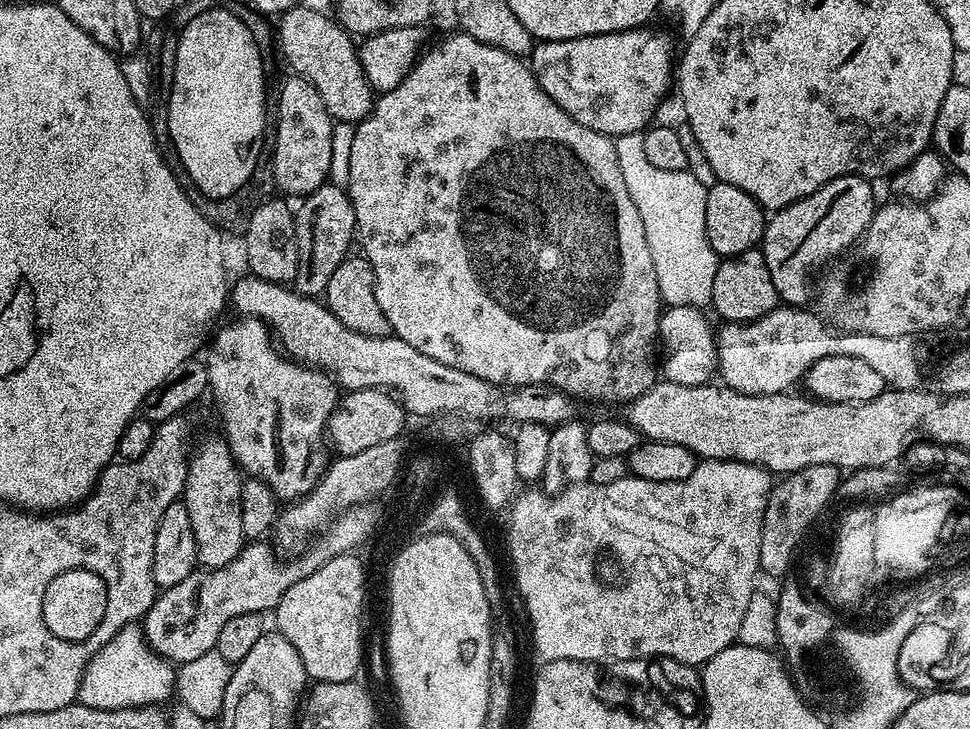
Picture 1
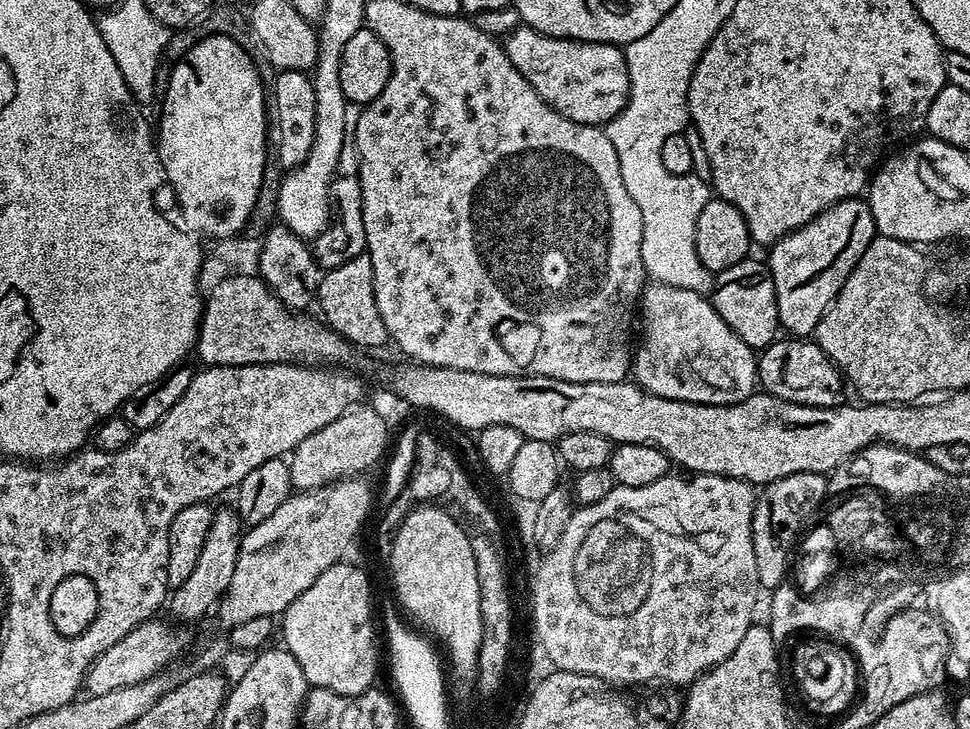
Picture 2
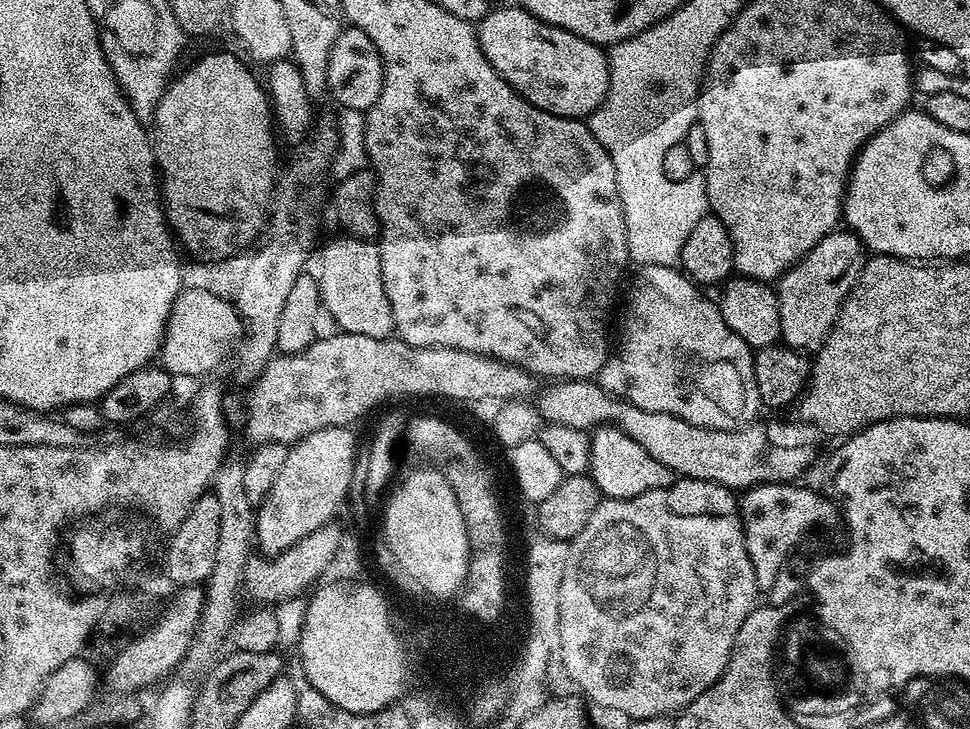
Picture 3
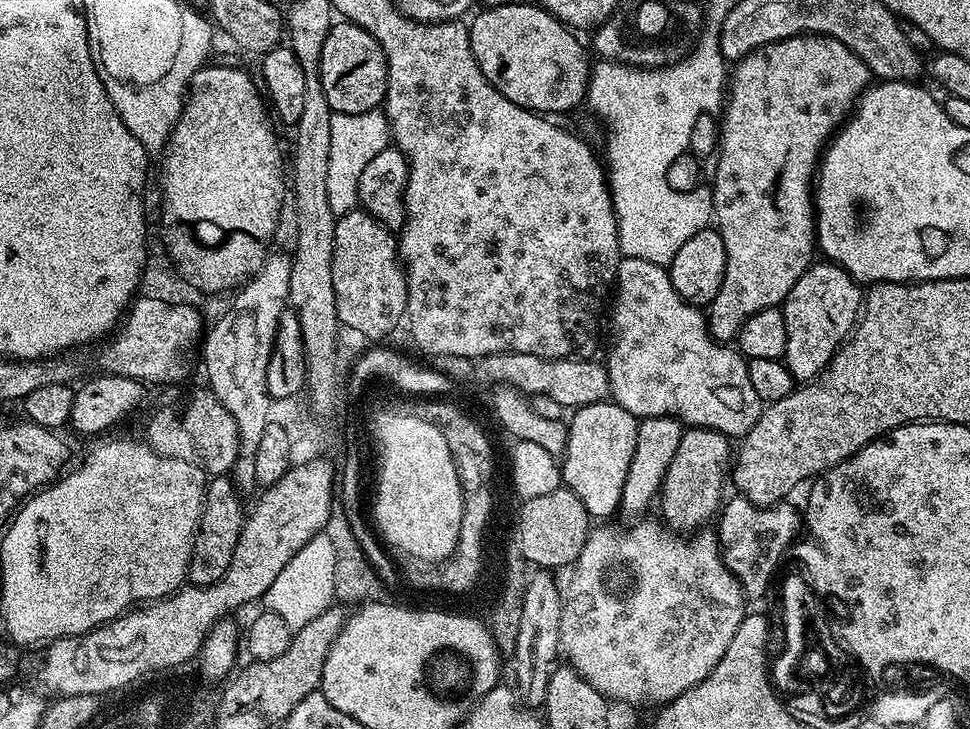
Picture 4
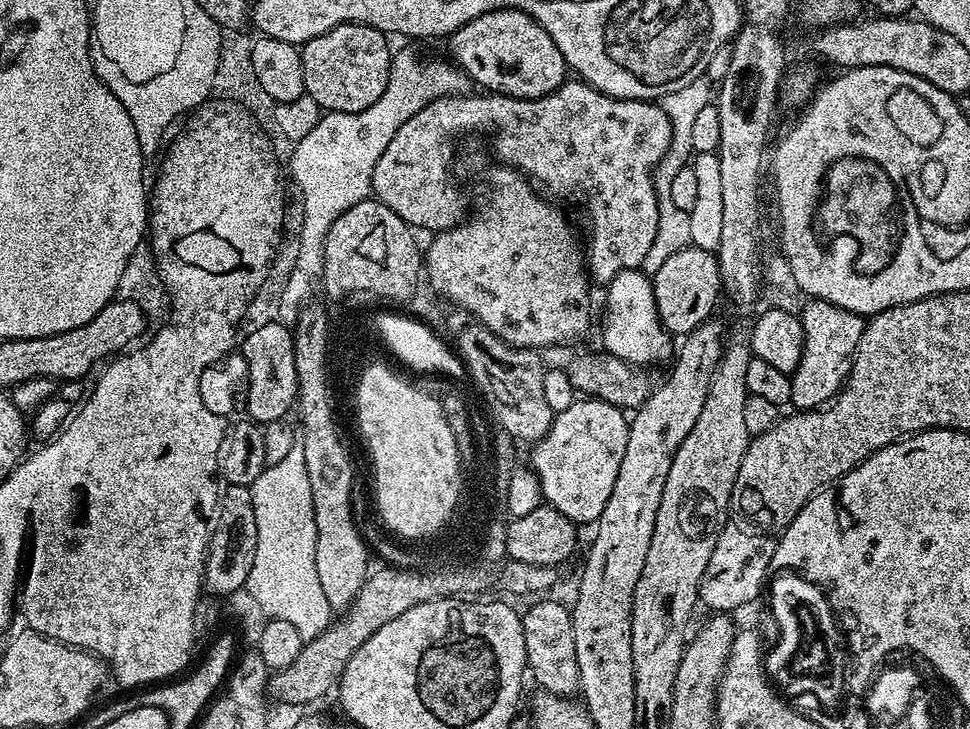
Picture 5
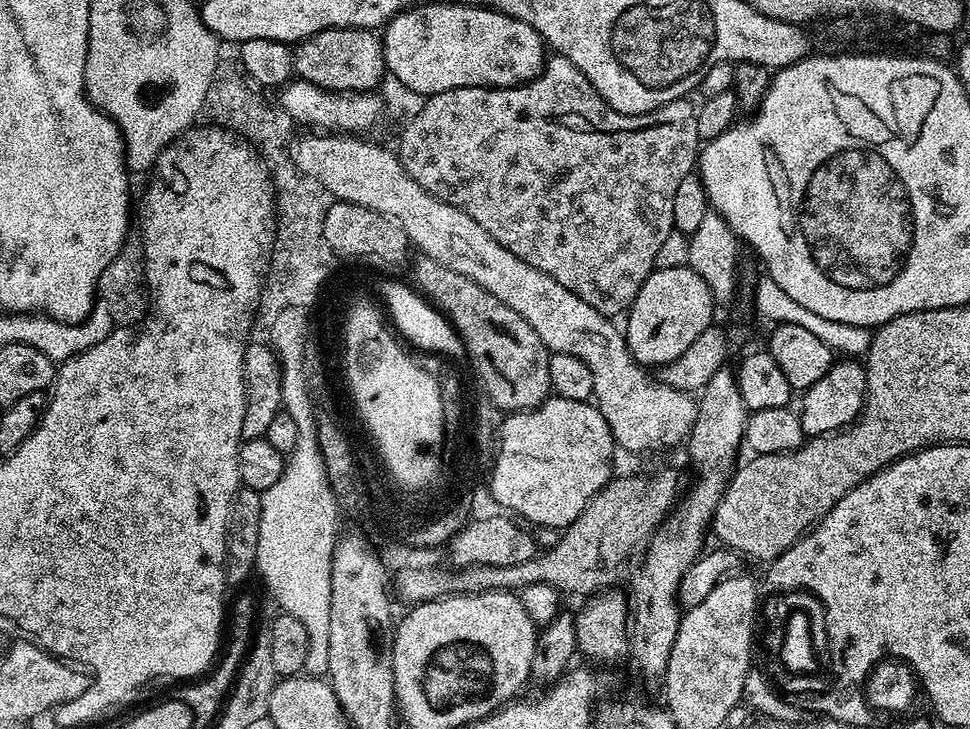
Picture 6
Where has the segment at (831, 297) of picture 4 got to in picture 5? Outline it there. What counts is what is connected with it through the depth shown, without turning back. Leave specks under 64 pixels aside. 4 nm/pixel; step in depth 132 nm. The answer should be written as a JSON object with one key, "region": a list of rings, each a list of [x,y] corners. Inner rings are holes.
{"region":[[[809,299],[804,312],[799,313],[804,335],[804,349],[798,366],[792,373],[792,403],[796,410],[820,410],[836,399],[852,369],[852,359],[864,333],[865,317],[825,300]]]}

